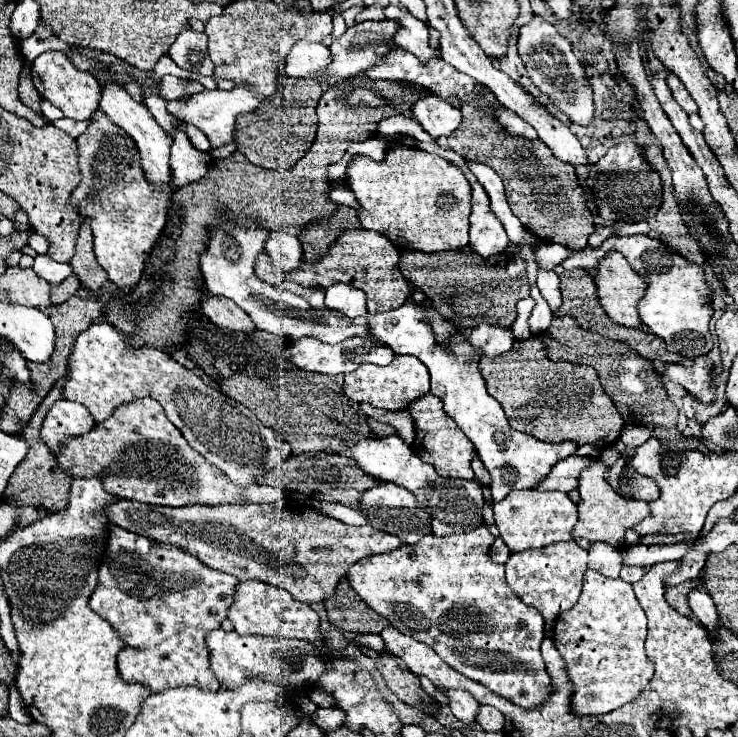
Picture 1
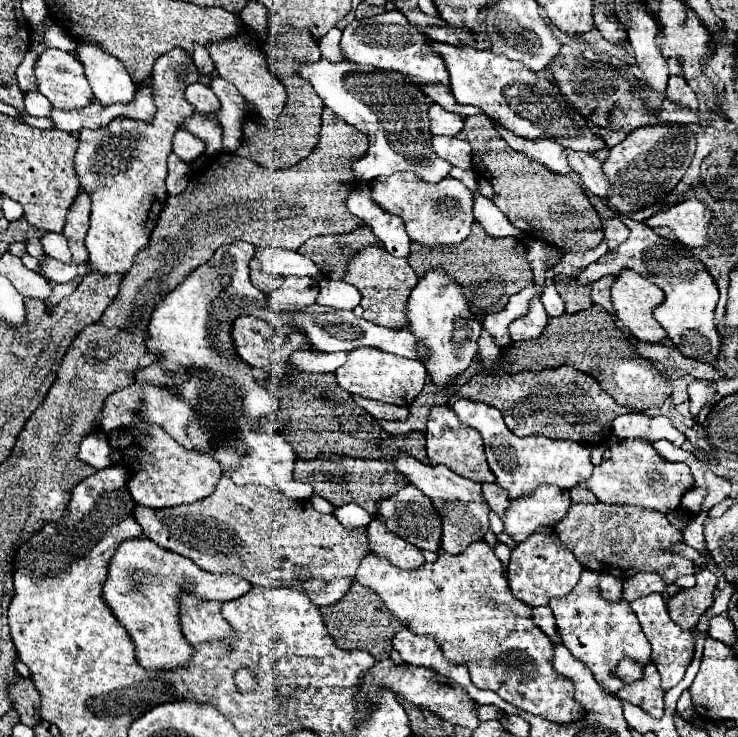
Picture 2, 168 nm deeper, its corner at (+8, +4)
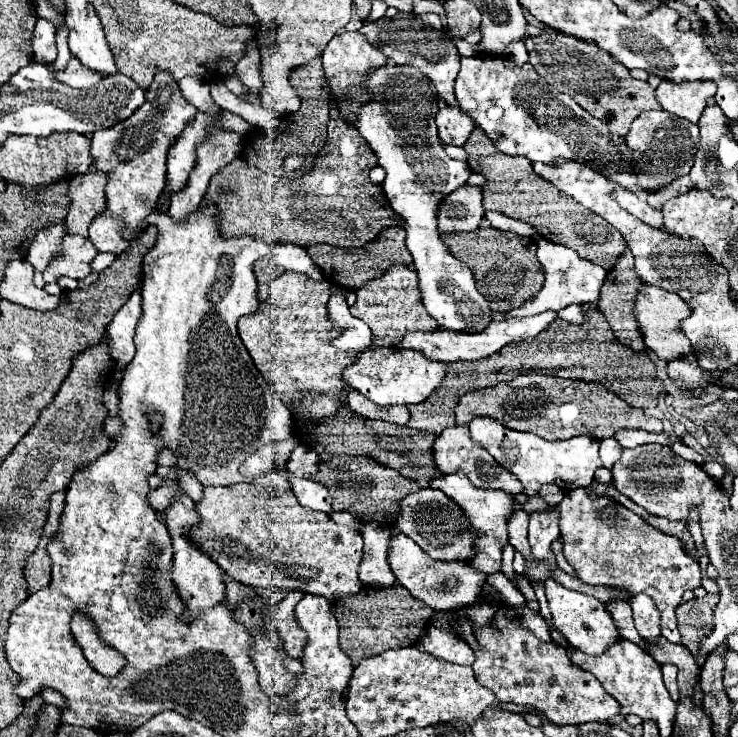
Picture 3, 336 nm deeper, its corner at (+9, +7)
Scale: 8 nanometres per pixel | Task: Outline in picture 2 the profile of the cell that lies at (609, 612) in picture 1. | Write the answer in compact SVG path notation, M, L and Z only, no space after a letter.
M583 569L581 579L573 587L573 591L567 597L551 599L549 607L555 615L561 643L571 651L571 655L575 655L575 659L579 659L591 669L595 681L603 691L615 695L623 687L623 681L613 675L621 659L631 657L641 665L647 665L651 661L651 645L639 627L637 615L631 613L631 603L623 597L615 603L605 599L599 591L597 571Z

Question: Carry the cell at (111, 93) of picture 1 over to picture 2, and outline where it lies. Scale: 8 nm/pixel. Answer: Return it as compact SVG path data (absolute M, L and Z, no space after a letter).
M81 41L77 45L77 55L99 103L131 103L135 99L137 85L131 81L121 61L103 53L95 43L89 41Z

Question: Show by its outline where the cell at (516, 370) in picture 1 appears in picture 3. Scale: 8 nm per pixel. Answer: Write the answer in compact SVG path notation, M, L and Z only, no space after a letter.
M532 376L514 378L510 384L498 384L494 388L476 390L460 398L456 410L456 422L468 426L474 416L488 416L498 420L510 430L532 432L544 440L566 440L580 434L590 434L596 438L612 438L620 428L640 428L660 433L662 421L646 415L643 410L628 406L616 394L608 392L602 384L582 382L582 380L562 380L554 376Z

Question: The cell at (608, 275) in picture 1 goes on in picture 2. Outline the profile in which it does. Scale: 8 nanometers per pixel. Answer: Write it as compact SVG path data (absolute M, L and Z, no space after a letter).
M623 269L619 275L615 275L613 285L611 285L611 303L613 303L615 315L621 321L621 325L627 327L639 341L661 343L667 337L663 327L653 317L653 307L659 305L661 301L663 301L663 291L657 285L649 283L639 273L635 273L631 269Z

